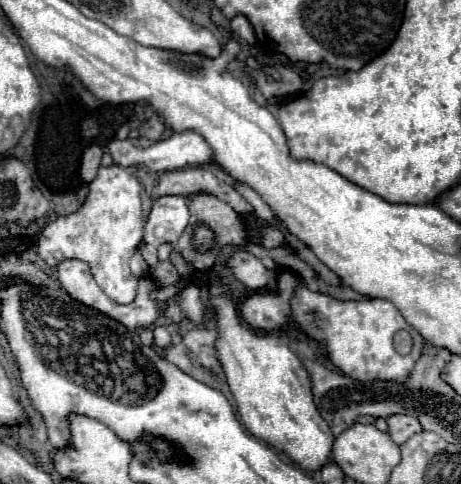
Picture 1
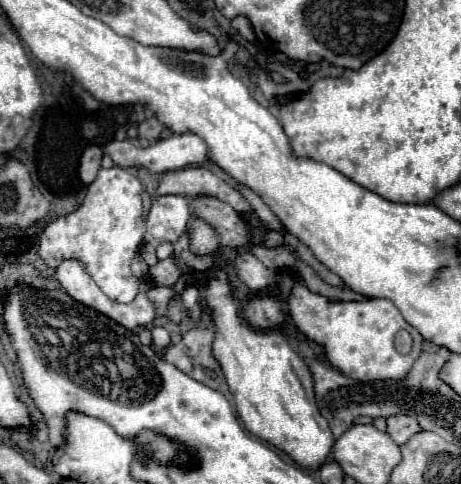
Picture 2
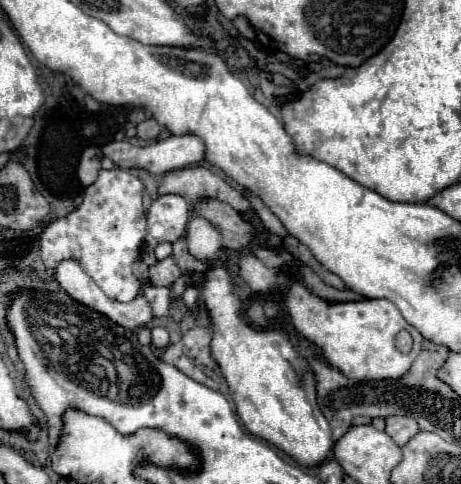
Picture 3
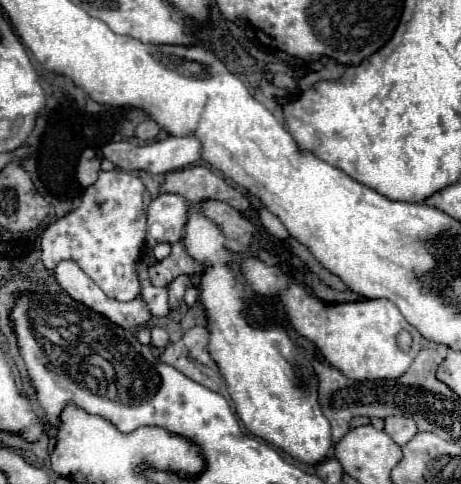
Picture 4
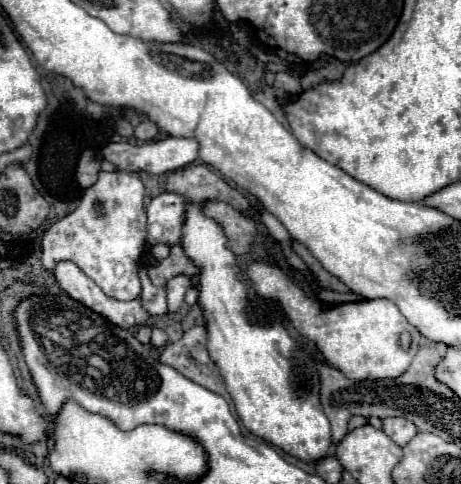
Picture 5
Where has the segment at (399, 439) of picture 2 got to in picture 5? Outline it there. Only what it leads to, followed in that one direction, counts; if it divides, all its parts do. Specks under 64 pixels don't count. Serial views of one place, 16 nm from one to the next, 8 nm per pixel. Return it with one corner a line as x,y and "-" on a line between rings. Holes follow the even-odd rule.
384,418
382,420
382,432
388,434
398,446
404,446
416,434
416,426
404,418

